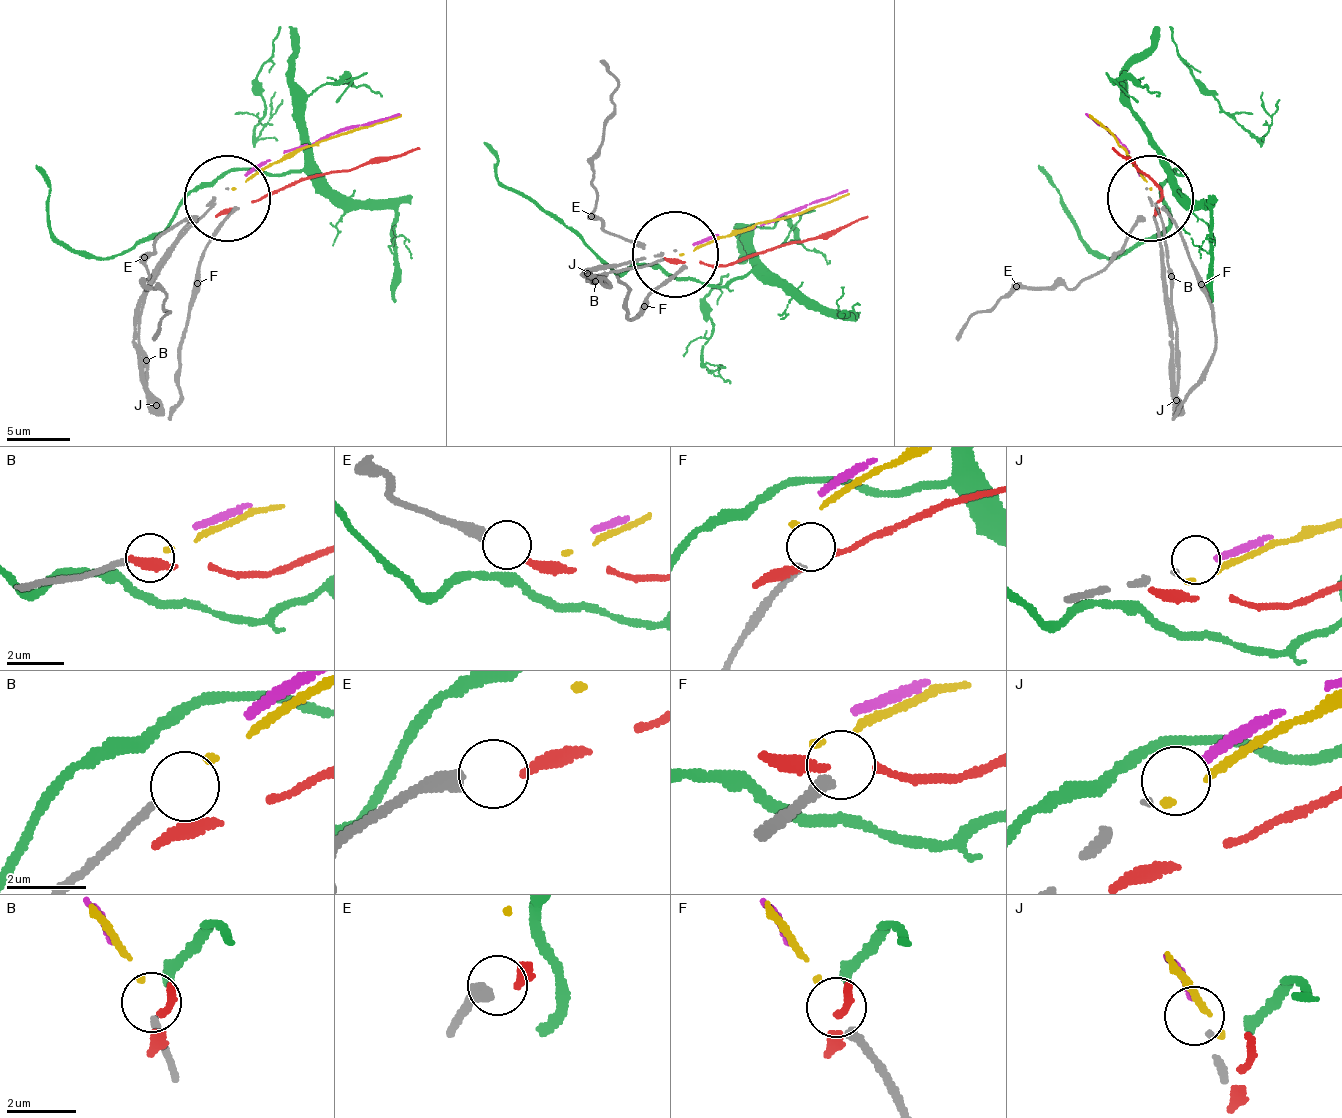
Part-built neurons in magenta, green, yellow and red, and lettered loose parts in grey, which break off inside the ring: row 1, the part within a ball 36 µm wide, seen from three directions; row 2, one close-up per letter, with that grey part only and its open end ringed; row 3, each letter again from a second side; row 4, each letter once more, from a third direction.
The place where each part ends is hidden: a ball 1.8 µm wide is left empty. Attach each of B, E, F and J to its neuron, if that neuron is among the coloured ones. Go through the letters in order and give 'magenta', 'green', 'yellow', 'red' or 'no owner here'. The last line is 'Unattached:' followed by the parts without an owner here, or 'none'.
B: yellow
E: red
F: no owner here
J: magenta
Unattached: F

